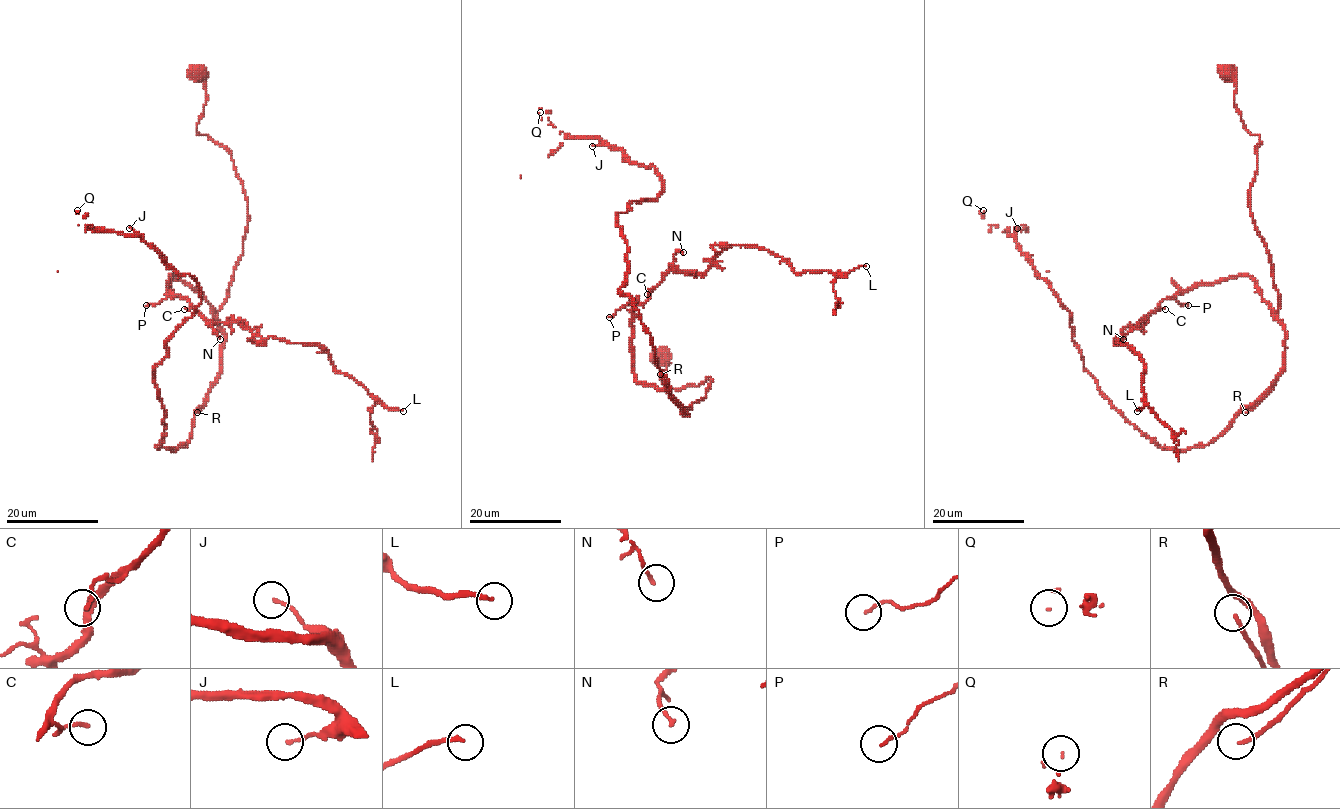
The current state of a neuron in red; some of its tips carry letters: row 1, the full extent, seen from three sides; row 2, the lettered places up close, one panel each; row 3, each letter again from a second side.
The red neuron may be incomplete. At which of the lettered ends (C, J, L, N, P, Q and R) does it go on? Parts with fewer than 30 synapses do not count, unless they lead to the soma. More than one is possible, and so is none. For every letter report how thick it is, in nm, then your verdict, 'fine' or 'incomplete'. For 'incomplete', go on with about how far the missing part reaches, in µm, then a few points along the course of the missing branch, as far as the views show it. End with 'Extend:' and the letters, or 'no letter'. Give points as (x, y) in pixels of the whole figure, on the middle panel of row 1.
C: 130 nm thick; fine
J: 120 nm thick; fine
L: 170 nm thick; fine
N: 140 nm thick; fine
P: 110 nm thick; fine
Q: 40 nm thick; incomplete; about 60 µm are missing; missing branch runs (540, 112), (545, 90), (550, 123), (559, 130), (619, 134), (625, 124), (616, 120), (579, 124)
R: 160 nm thick; incomplete; about 50 µm are missing; missing branch runs (660, 374), (669, 302), (683, 267), (683, 249), (654, 232), (659, 228), (675, 232)
Extend: Q, R

